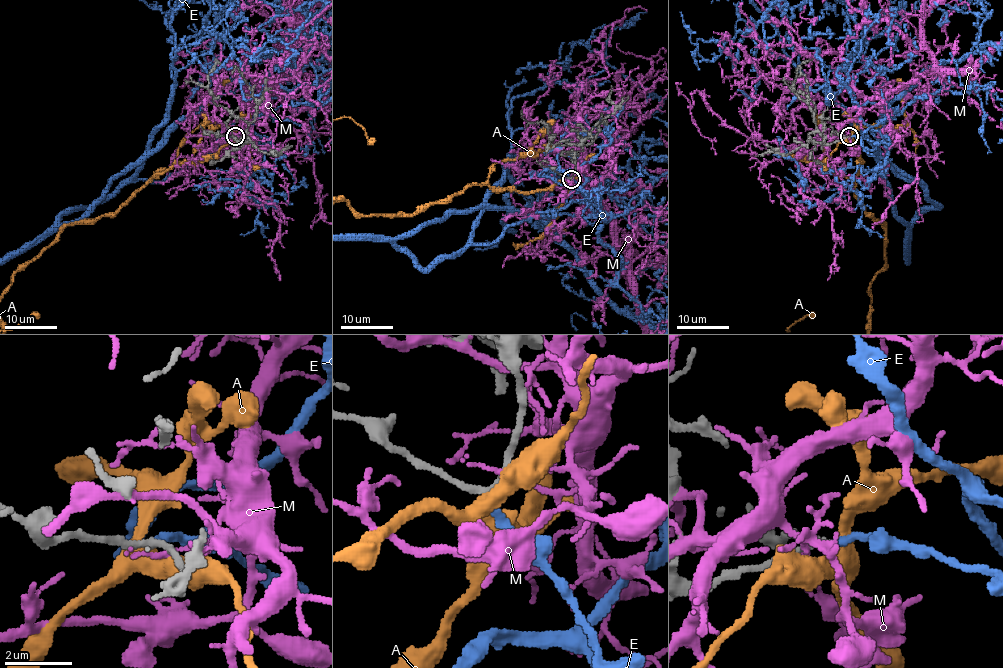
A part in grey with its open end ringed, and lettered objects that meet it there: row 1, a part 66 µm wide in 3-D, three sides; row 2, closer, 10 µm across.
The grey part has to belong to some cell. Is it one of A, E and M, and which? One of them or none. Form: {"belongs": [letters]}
{"belongs": ["E"]}

